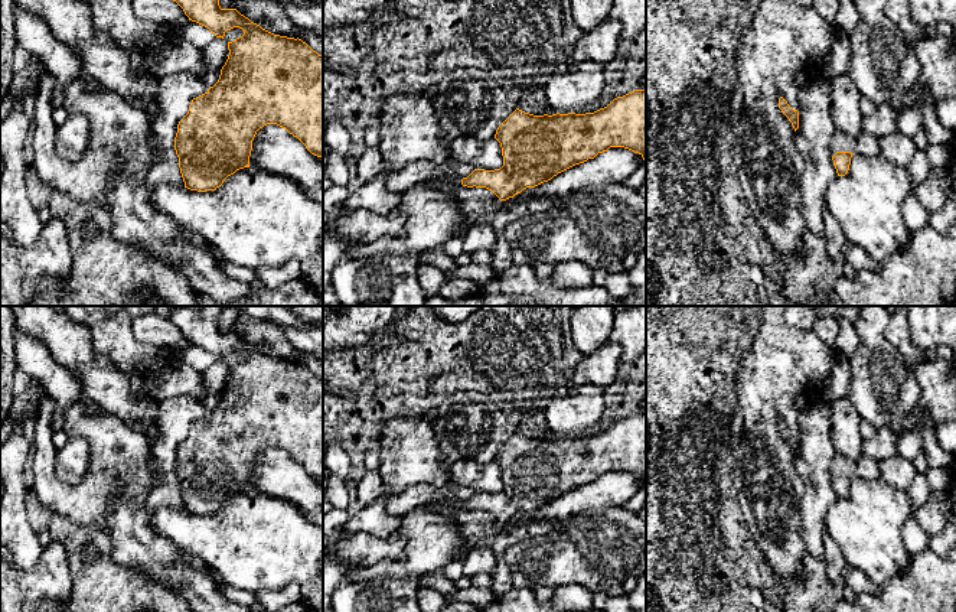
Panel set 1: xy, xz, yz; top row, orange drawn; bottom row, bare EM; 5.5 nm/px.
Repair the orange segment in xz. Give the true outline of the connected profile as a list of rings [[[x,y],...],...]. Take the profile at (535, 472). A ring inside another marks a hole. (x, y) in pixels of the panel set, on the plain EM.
[[[634,413],[585,437],[534,439],[516,432],[497,450],[495,462],[502,471],[500,492],[474,492],[467,501],[444,498],[415,508],[395,531],[407,541],[405,557],[353,567],[342,583],[378,576],[421,577],[441,570],[461,550],[456,521],[443,508],[486,511],[506,524],[610,471],[629,472],[646,485],[646,413]]]

